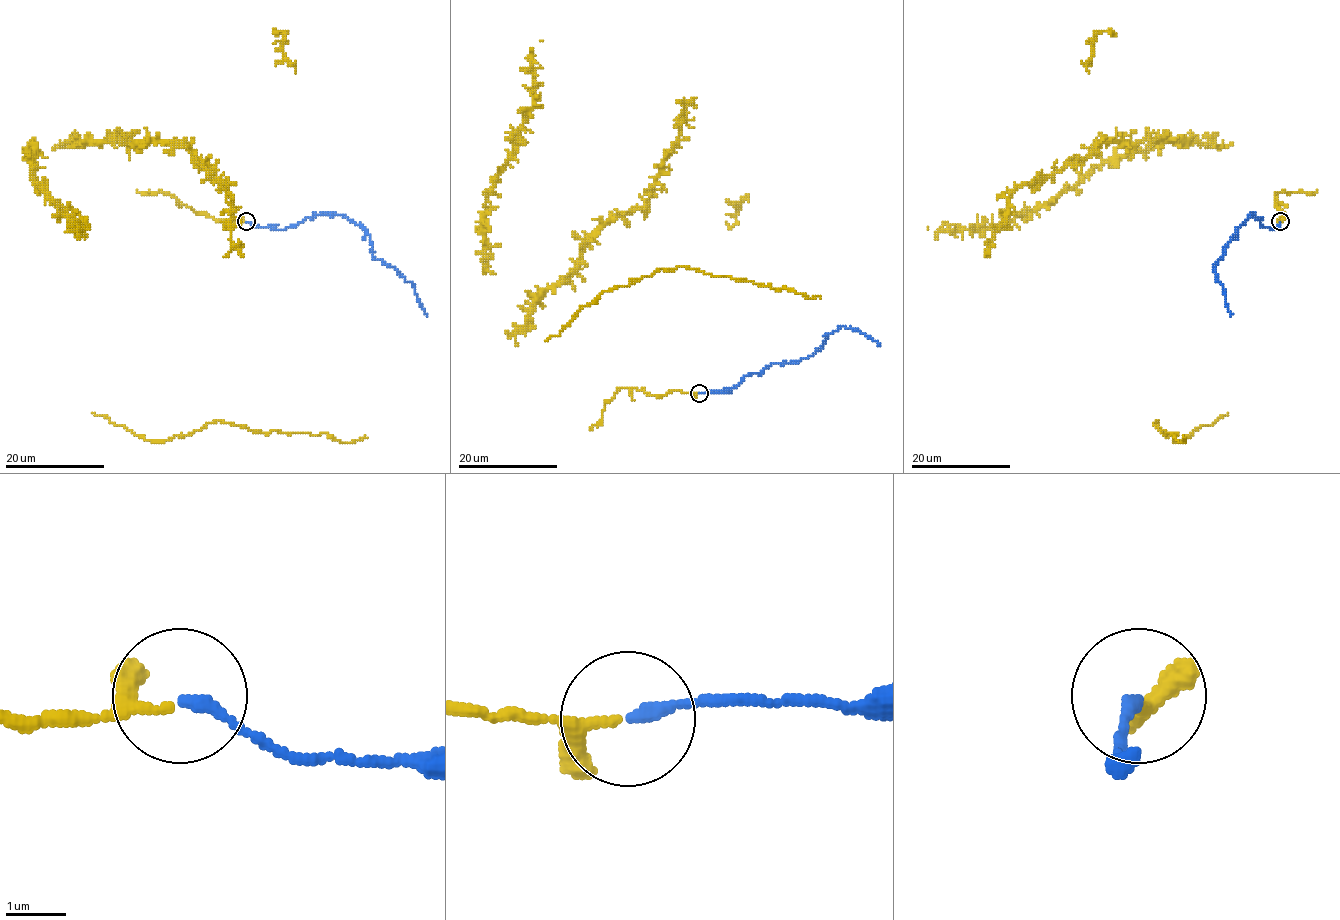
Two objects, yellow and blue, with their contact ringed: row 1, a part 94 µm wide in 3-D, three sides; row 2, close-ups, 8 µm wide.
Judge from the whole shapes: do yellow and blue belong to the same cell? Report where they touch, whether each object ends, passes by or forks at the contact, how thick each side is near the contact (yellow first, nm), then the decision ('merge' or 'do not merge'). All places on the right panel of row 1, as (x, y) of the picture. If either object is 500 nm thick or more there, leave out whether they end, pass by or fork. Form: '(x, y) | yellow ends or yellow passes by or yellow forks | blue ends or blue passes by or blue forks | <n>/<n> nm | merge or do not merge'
(1280, 221) | yellow passes by | blue ends | 150/200 nm | merge

